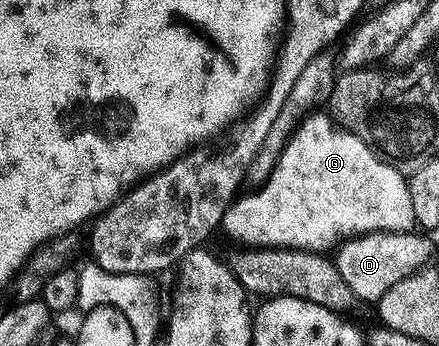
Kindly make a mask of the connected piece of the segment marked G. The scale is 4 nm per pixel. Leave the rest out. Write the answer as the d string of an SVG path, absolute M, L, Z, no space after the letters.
M309 114L300 121L299 127L289 137L284 151L276 160L276 165L274 165L272 173L269 174L267 180L259 185L260 192L252 192L249 196L241 195L239 198L233 200L232 204L226 210L222 225L223 231L226 230L234 239L241 240L241 245L267 246L271 249L304 249L305 252L323 253L325 250L328 250L324 248L329 248L329 250L335 249L345 238L352 238L357 234L367 234L370 232L407 232L416 224L414 210L410 210L410 190L408 189L408 181L405 173L400 173L396 169L399 167L393 166L389 161L381 160L375 152L370 151L365 146L361 137L337 127L331 115L316 115Z

